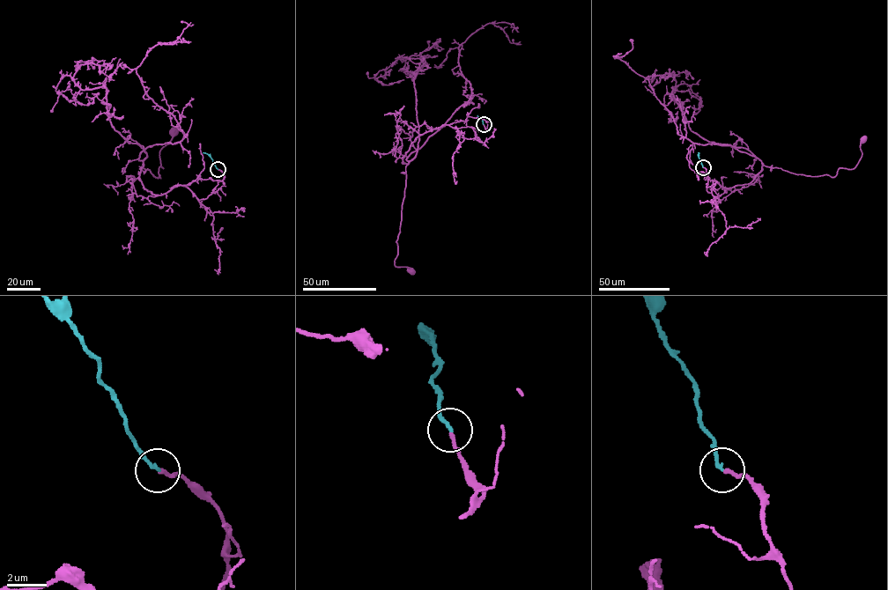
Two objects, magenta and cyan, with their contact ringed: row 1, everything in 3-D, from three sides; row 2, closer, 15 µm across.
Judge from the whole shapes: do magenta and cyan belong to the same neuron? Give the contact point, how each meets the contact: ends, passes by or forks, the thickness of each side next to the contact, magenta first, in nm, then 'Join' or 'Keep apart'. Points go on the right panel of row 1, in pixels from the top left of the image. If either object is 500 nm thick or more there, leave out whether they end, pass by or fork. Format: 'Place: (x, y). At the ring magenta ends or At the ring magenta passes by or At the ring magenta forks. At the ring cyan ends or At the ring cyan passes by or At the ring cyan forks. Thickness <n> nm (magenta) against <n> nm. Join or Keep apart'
Place: (703, 167). At the ring magenta ends. At the ring cyan ends. Thickness 180 nm (magenta) against 180 nm. Join

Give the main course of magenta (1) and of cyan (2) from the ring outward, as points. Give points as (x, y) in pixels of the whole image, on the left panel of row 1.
1: (218, 169), (223, 179), (206, 198), (181, 185), (145, 190), (141, 168), (160, 178), (159, 151), (174, 131)
2: (218, 169), (210, 157), (203, 152)

